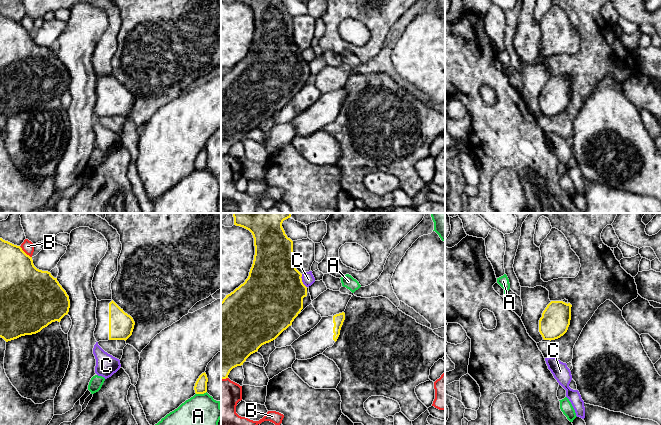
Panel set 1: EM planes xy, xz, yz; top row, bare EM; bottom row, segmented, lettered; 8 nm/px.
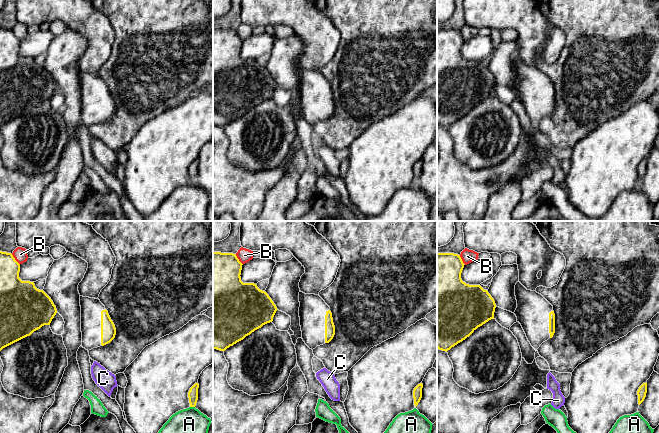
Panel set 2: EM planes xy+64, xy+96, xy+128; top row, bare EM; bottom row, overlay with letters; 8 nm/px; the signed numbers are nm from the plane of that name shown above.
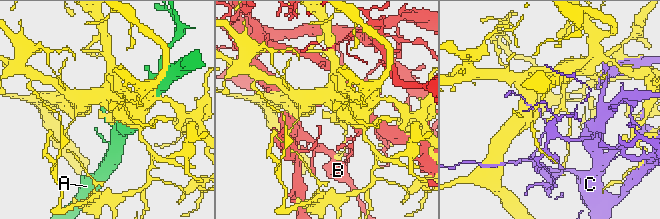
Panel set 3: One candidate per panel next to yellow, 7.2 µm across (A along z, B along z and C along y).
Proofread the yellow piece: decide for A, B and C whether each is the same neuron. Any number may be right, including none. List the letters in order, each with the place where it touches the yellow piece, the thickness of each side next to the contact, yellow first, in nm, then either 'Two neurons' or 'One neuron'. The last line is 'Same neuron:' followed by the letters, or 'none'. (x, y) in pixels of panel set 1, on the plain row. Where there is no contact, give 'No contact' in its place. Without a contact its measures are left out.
A: Touches yellow at xy (201, 169). Thickness 100 nm (yellow) against 380 nm. Two neurons
B: Touches yellow at xy (24, 28). Thickness 360 nm (yellow) against 100 nm. Two neurons
C: Touches yellow at xz (301, 57). Thickness 480 nm (yellow) against 100 nm. Two neurons
Same neuron: none

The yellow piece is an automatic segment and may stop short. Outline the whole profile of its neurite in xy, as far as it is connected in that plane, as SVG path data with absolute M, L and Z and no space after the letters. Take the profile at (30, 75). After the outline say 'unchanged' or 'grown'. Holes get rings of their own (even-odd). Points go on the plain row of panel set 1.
M0 14L0 113L6 118L40 108L68 90L70 76L50 48L37 45L20 22Z | unchanged

